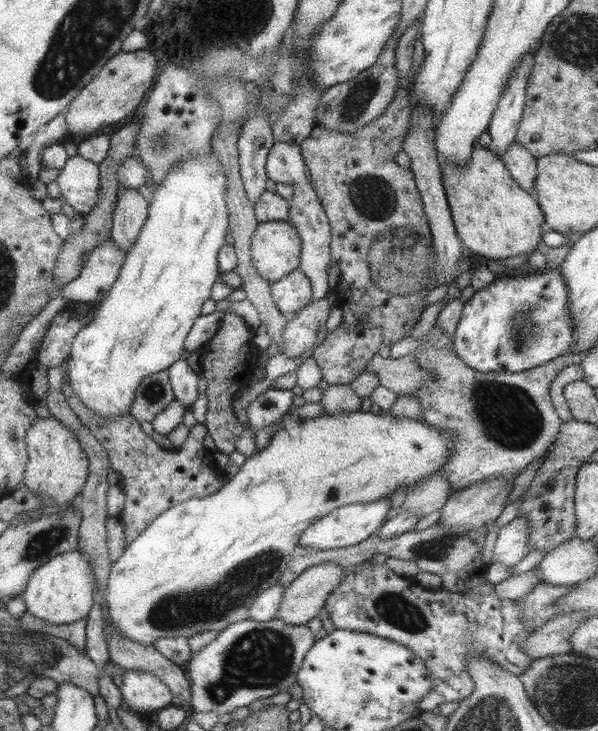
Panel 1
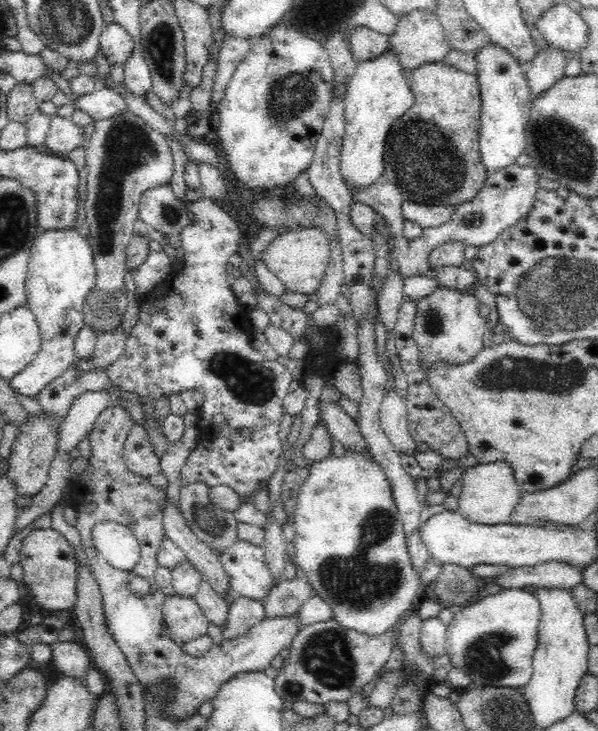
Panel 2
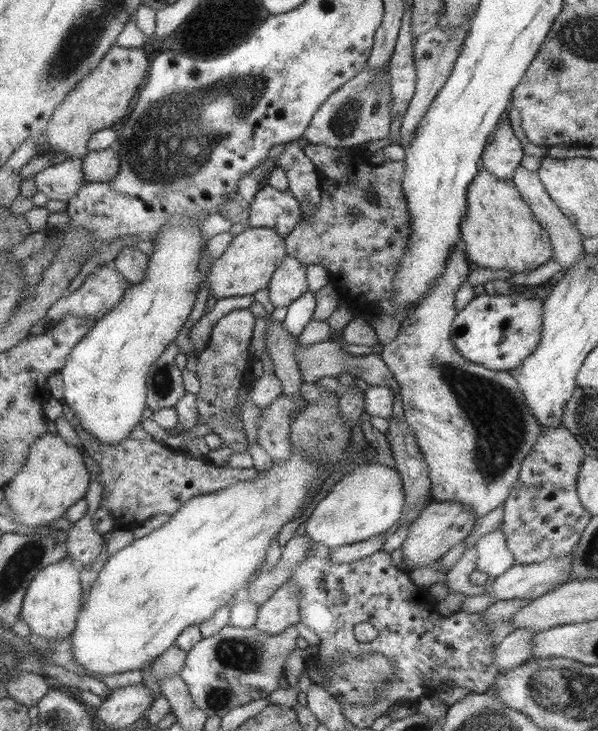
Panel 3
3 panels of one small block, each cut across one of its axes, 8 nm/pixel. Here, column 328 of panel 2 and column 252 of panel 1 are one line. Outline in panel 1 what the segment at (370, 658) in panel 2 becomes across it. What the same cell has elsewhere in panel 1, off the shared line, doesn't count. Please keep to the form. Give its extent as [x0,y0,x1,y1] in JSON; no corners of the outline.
[183,619,314,712]

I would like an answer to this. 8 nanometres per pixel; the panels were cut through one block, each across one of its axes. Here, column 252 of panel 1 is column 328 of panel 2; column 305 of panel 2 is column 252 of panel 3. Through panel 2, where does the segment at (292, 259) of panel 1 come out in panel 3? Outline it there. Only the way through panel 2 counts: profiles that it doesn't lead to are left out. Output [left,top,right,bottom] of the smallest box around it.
[202,227,287,299]

